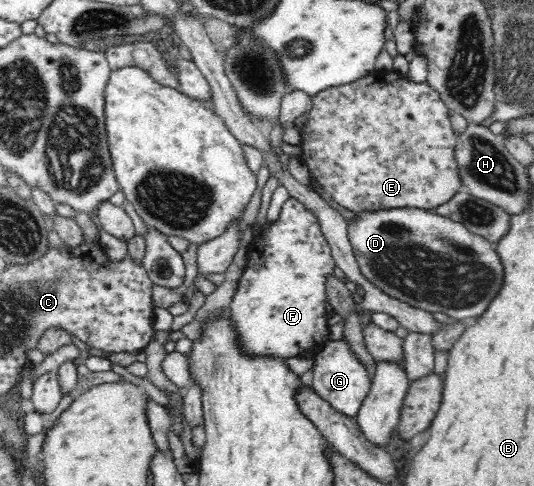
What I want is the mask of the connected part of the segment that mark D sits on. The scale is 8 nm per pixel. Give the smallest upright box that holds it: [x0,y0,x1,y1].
[347,208,503,322]

